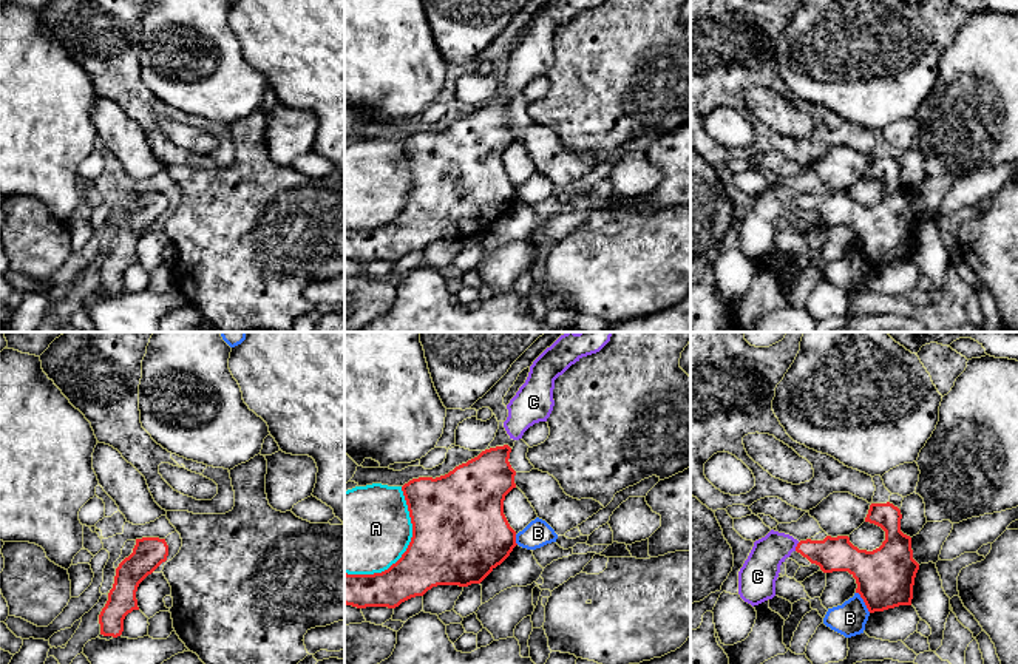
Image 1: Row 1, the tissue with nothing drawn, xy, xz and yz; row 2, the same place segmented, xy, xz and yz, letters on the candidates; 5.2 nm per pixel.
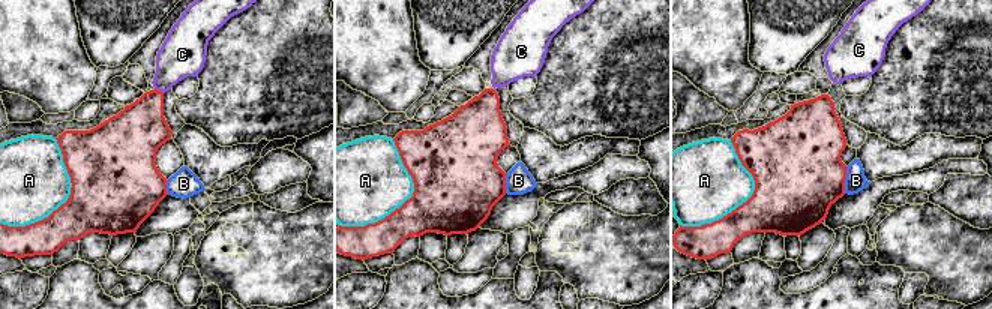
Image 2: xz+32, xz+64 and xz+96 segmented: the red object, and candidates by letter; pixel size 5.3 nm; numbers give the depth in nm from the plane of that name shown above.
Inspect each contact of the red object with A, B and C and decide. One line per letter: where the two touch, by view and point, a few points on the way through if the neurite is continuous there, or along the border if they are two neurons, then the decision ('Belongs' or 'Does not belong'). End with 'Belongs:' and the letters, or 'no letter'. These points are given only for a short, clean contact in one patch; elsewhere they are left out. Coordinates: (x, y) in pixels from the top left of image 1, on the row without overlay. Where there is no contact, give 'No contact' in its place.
A: Touches red at xz (407, 204). Does not belong
B: Touches red at yz (864, 255). Does not belong
C: Touches red at yz (796, 201). Path across: yz (838, 207), (821, 207), (796, 201), (785, 201), (759, 227). Belongs
Belongs: C

